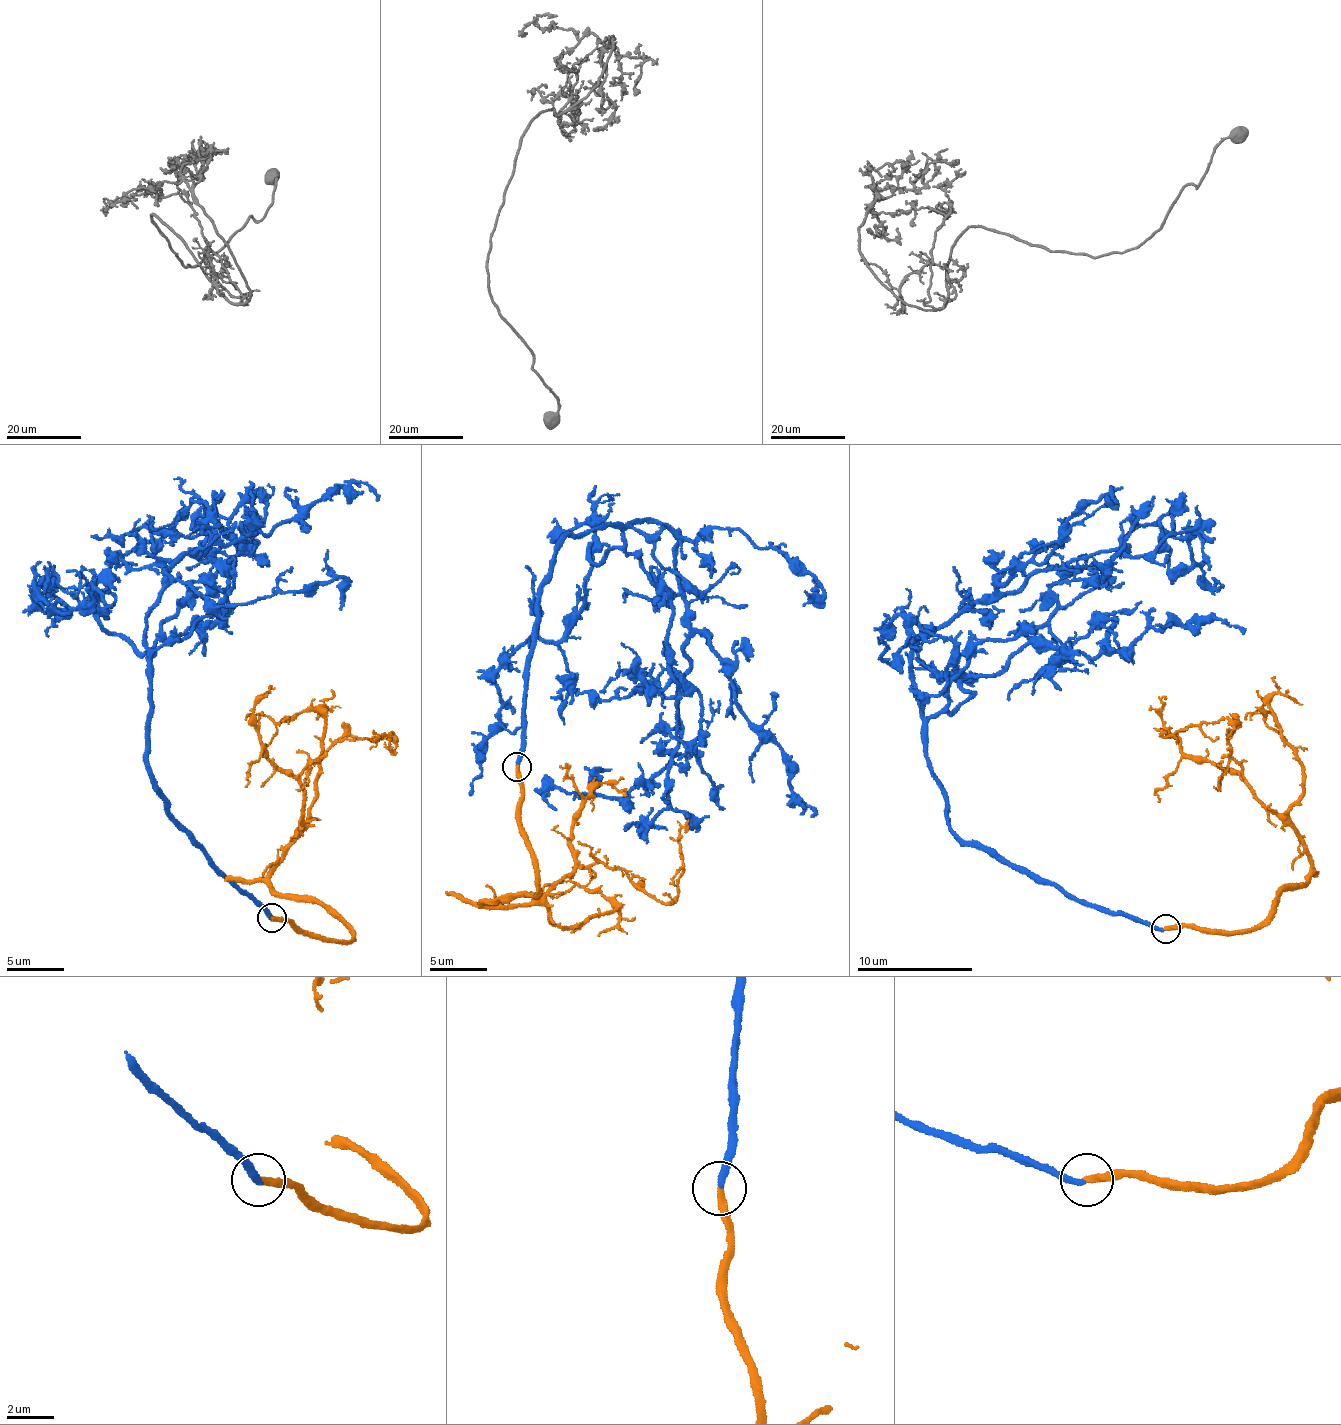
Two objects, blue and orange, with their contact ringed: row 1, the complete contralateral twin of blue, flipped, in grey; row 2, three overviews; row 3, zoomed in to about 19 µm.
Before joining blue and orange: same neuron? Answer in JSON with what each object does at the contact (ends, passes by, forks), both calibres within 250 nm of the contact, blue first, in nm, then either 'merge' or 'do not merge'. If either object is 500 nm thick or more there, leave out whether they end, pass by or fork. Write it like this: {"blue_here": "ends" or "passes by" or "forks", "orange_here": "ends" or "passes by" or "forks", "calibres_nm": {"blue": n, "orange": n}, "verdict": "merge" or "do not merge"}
{"blue_here": "ends", "orange_here": "ends", "calibres_nm": {"blue": 280, "orange": 280}, "verdict": "merge"}

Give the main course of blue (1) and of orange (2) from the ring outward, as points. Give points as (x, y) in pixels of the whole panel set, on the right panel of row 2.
1: (1165, 929), (1081, 905), (951, 828), (912, 649), (974, 603), (1137, 528), (1186, 542), (1205, 584), (1222, 587)
2: (1165, 929), (1262, 923), (1285, 888), (1302, 887), (1310, 861), (1233, 760), (1236, 720), (1155, 729)

